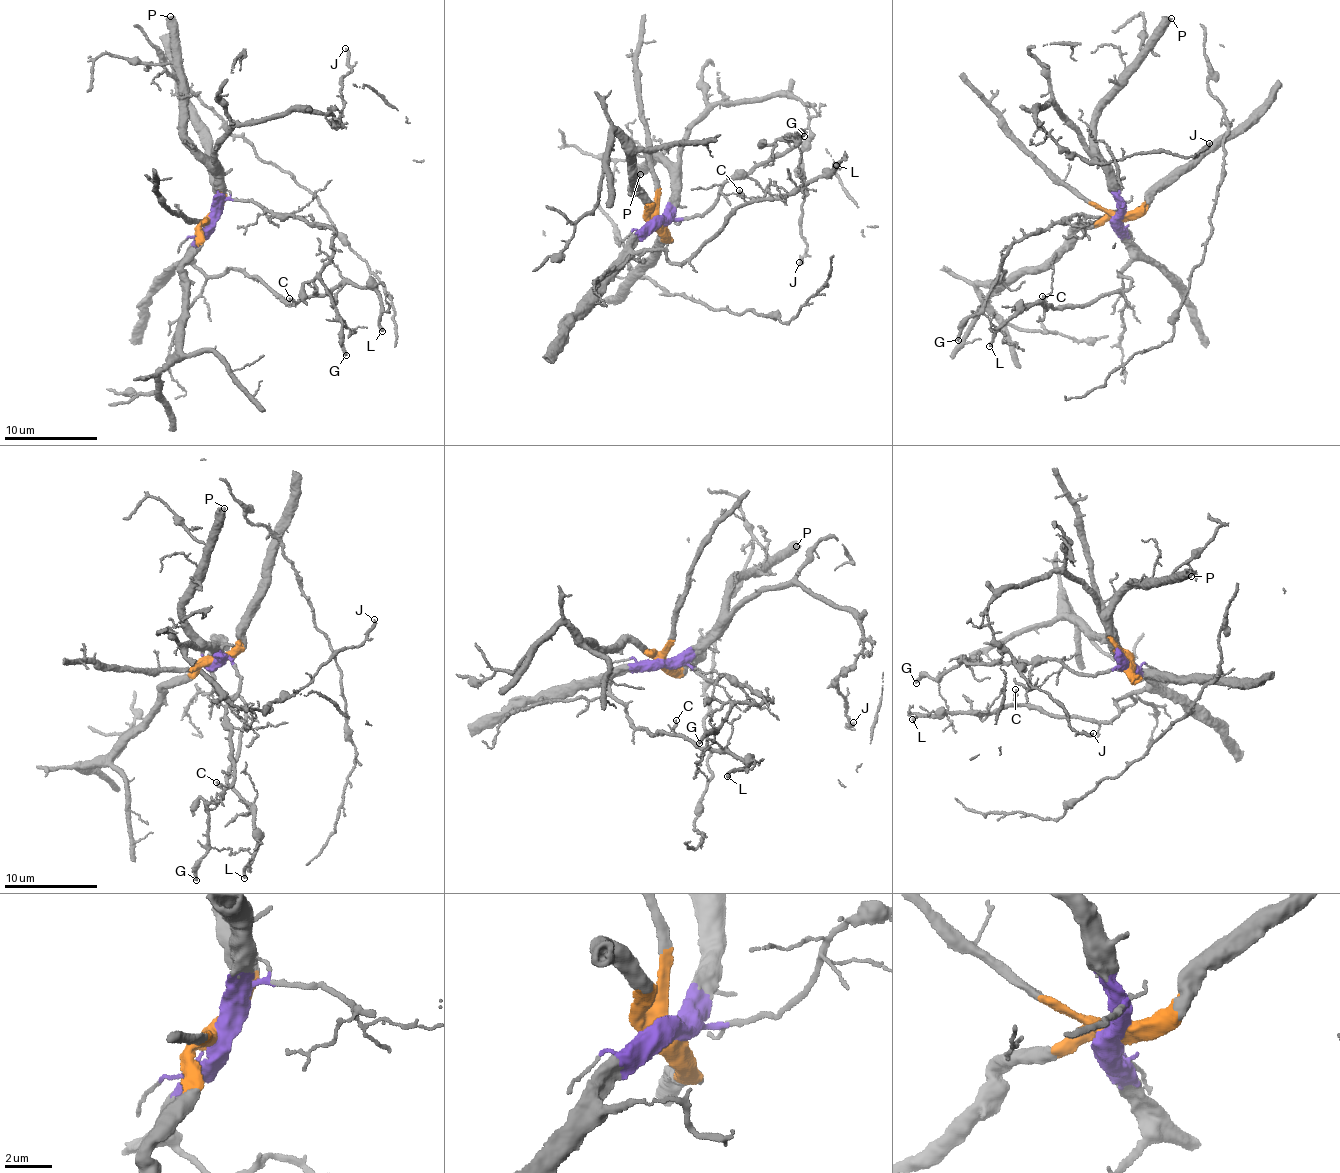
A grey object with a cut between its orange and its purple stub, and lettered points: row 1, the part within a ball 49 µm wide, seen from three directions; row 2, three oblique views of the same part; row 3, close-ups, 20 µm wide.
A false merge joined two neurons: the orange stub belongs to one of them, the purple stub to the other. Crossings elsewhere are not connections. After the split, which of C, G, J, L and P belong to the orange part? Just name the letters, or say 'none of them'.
none of them

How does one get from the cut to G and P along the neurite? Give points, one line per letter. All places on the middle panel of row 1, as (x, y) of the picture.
G: (658, 222), (698, 217), (731, 178), (745, 179), (794, 145), (798, 137), (782, 137), (804, 135)
P: (658, 222), (675, 178), (653, 151), (640, 174)

